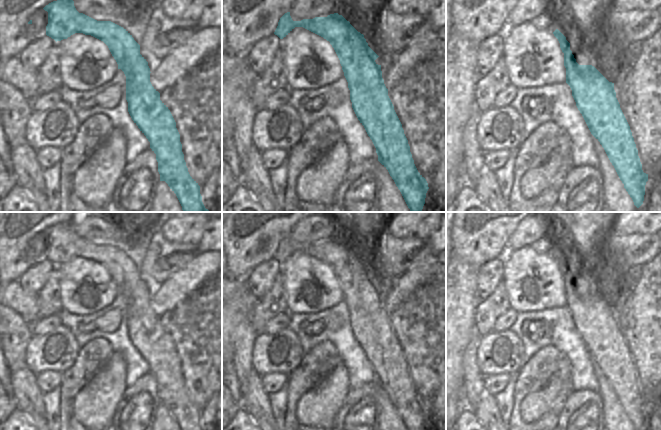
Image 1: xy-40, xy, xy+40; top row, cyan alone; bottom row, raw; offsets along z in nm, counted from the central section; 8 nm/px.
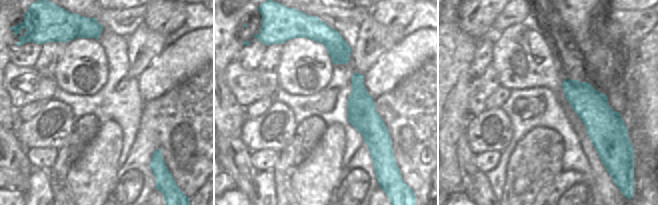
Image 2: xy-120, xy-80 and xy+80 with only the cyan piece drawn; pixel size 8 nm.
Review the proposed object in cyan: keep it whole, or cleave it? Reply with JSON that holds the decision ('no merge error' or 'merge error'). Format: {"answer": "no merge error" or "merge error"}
{"answer": "no merge error"}

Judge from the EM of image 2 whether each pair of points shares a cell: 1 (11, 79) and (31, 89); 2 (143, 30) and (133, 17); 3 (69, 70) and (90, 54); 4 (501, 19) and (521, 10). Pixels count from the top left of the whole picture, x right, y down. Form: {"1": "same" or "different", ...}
{"1": "same", "2": "different", "3": "same", "4": "same"}

